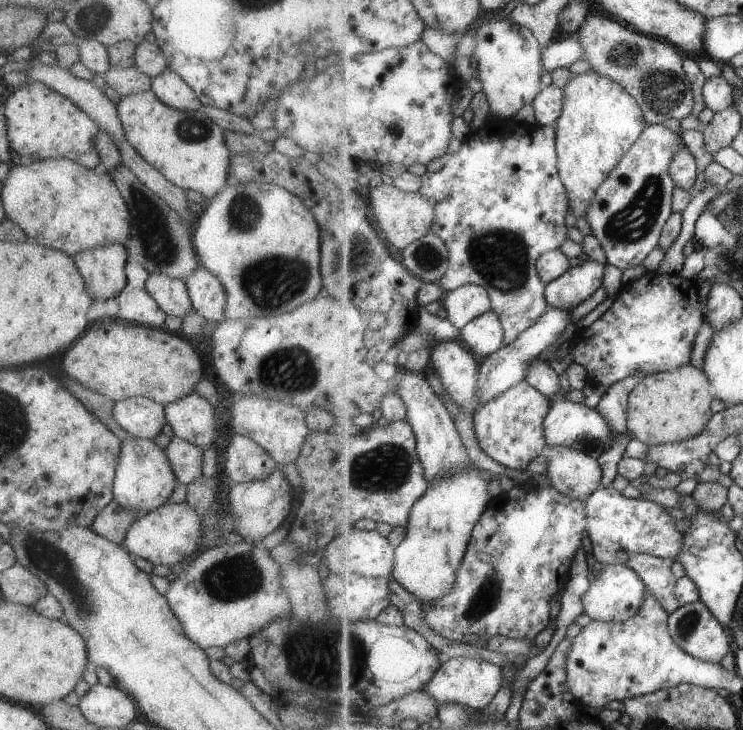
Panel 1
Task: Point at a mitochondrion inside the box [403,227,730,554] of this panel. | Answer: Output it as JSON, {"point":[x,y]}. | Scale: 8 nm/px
{"point":[428,258]}

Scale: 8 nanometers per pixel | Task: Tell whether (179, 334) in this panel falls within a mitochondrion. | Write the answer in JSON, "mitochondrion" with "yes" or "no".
{"mitochondrion":"no"}

